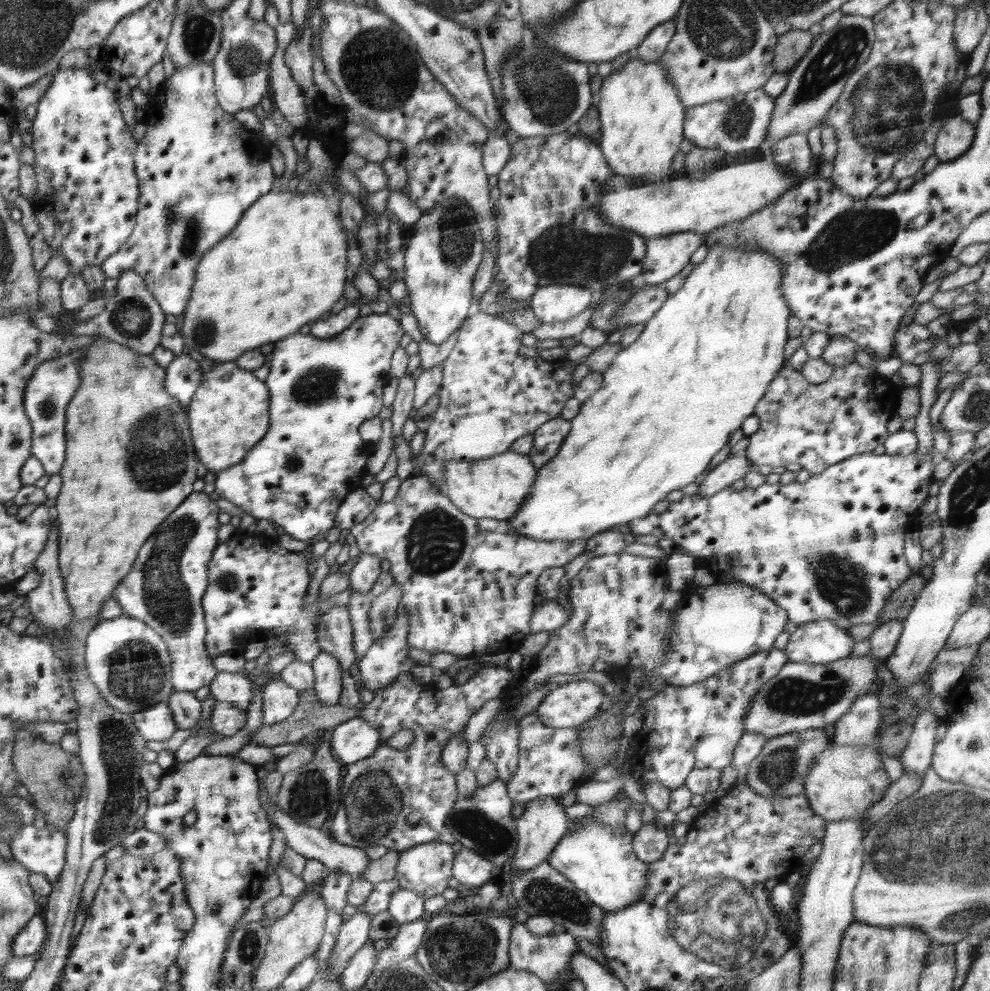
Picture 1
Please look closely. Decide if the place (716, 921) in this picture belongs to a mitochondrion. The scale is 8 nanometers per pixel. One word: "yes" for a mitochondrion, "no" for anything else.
yes

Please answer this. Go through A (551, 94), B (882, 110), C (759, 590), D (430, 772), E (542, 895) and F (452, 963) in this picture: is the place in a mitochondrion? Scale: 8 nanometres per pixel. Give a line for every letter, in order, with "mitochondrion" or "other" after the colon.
A: mitochondrion
B: mitochondrion
C: other
D: other
E: mitochondrion
F: mitochondrion

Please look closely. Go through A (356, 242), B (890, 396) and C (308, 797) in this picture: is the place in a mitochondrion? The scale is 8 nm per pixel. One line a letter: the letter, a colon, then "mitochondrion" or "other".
A: other
B: other
C: mitochondrion

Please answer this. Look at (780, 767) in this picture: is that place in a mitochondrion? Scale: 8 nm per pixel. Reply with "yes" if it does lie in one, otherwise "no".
yes

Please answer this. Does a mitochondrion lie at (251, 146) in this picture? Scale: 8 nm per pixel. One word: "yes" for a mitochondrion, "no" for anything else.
no

